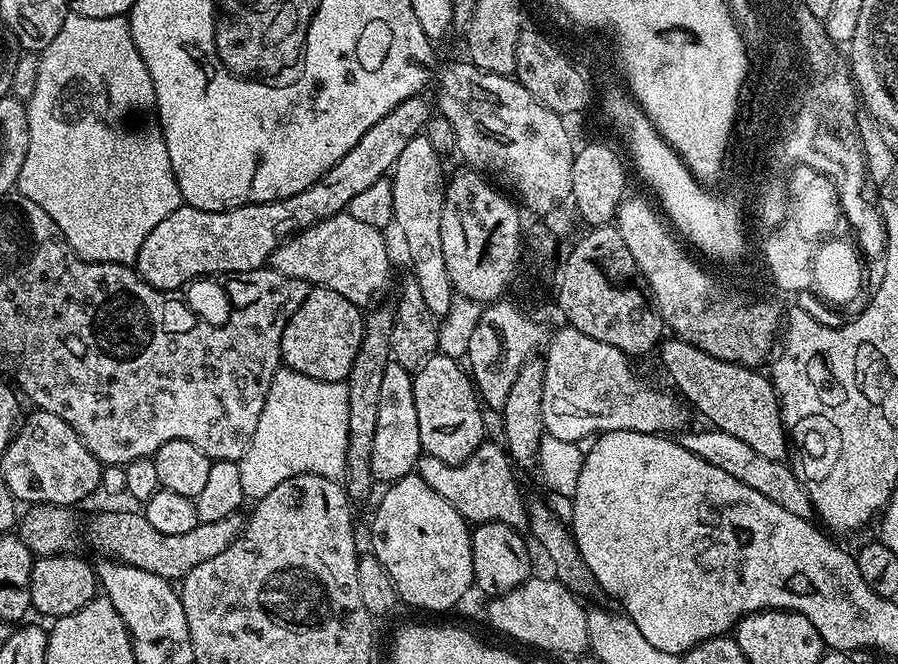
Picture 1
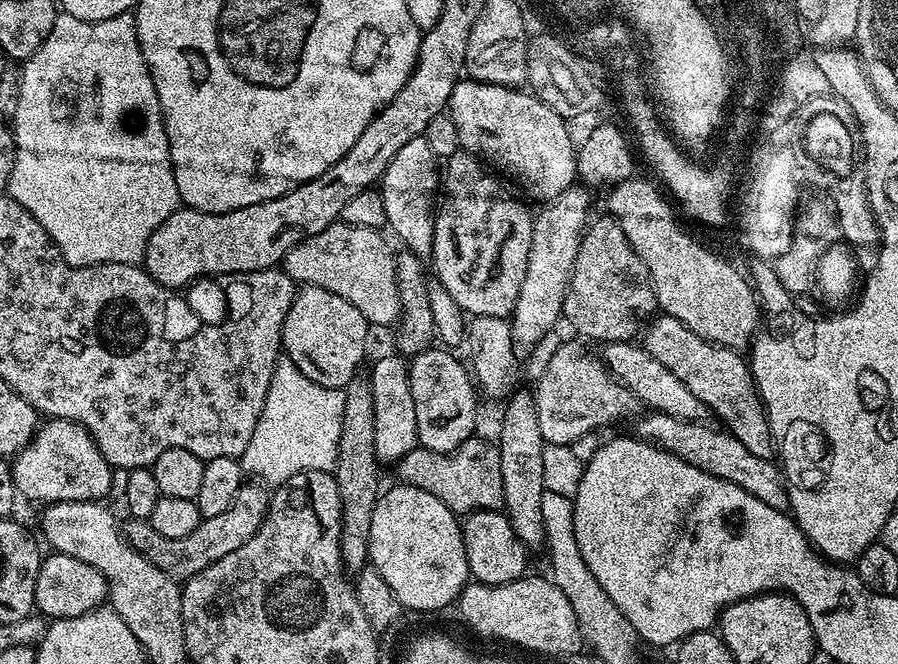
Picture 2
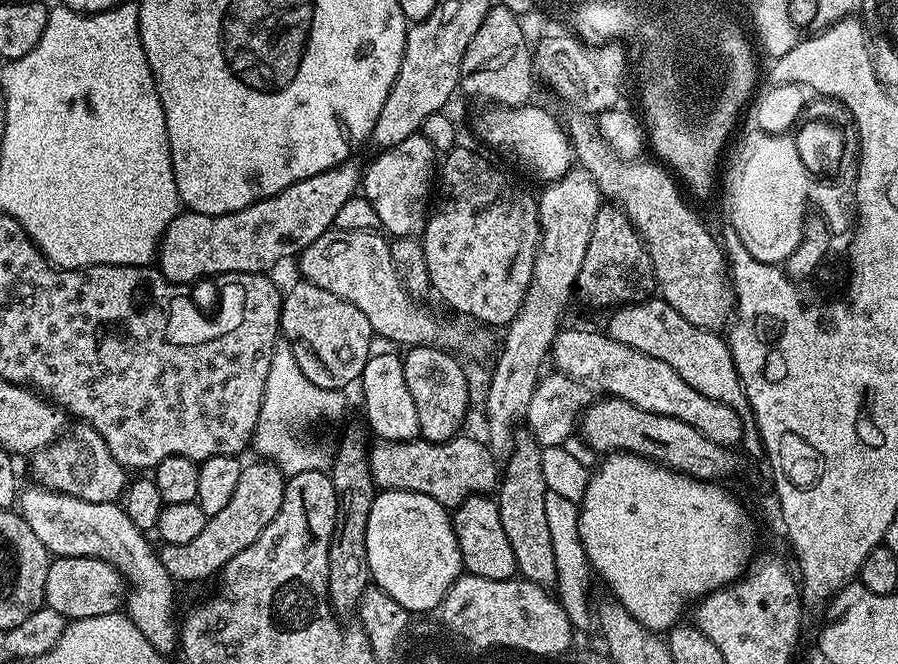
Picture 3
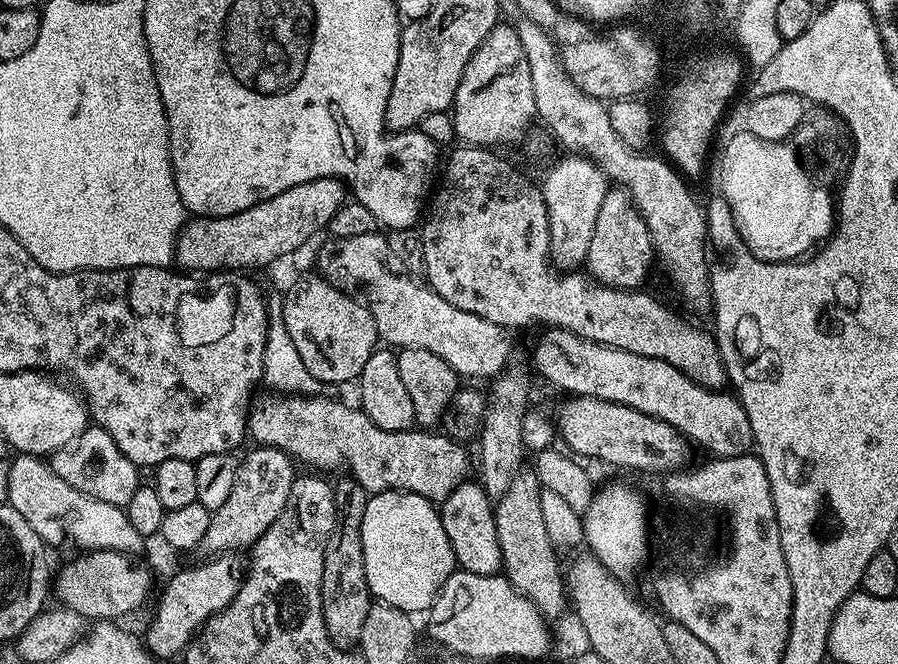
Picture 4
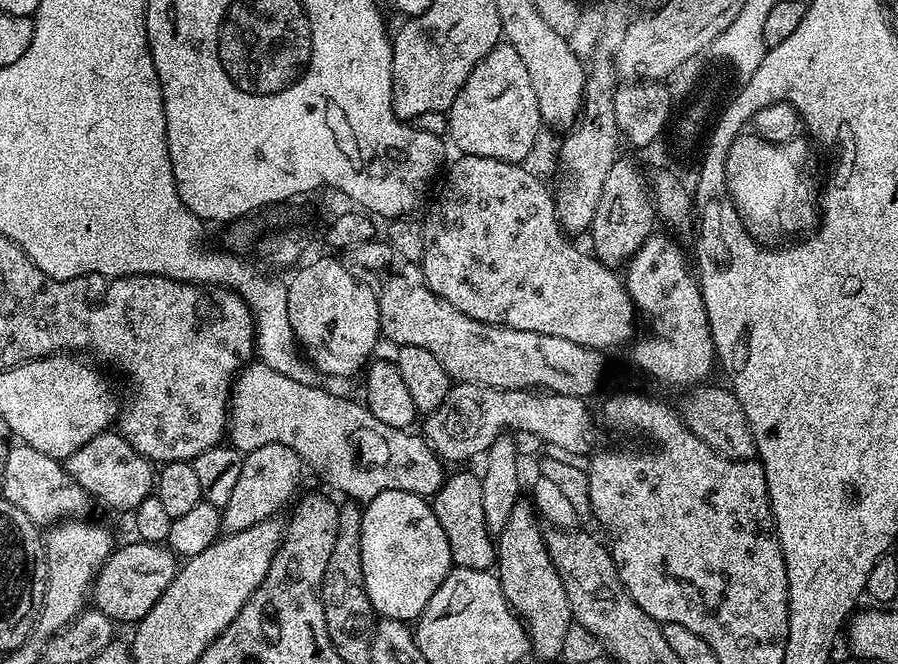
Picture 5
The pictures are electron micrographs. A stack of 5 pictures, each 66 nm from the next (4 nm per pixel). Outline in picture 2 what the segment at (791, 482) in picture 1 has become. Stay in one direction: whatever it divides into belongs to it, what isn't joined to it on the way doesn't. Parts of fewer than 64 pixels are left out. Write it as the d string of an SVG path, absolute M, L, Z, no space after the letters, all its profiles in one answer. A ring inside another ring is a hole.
M651 411L648 415L642 417L634 429L639 439L657 444L662 450L682 458L682 462L698 466L698 470L706 470L706 474L714 474L714 478L742 486L742 490L754 494L754 498L766 502L766 506L781 510L788 508L788 486L784 483L781 469L772 460L750 454L750 450L746 450L746 446L742 446L742 442L738 442L731 432L719 427L711 428L708 422L674 418L665 412Z

